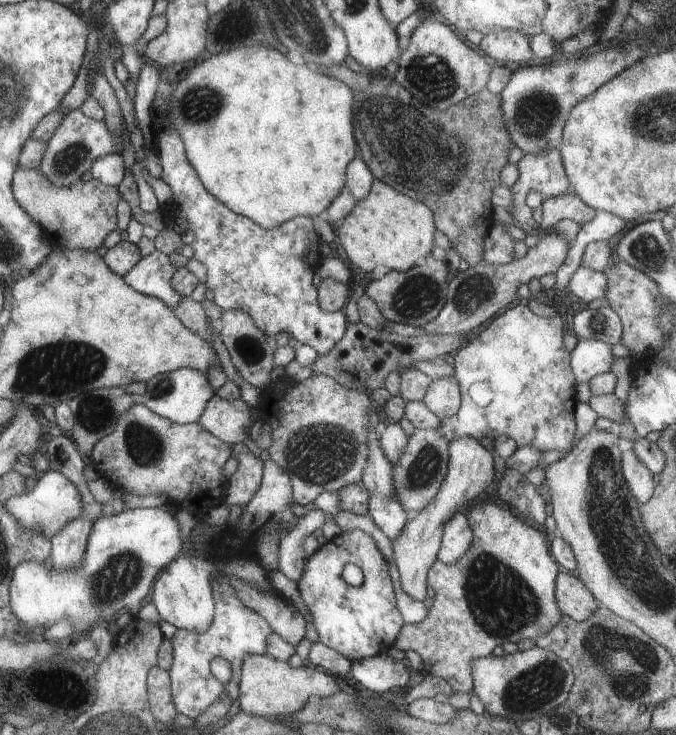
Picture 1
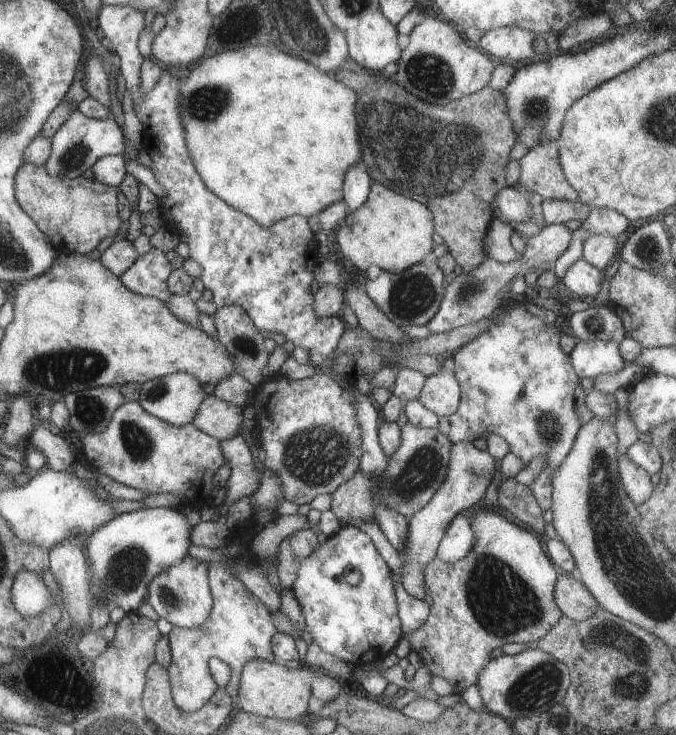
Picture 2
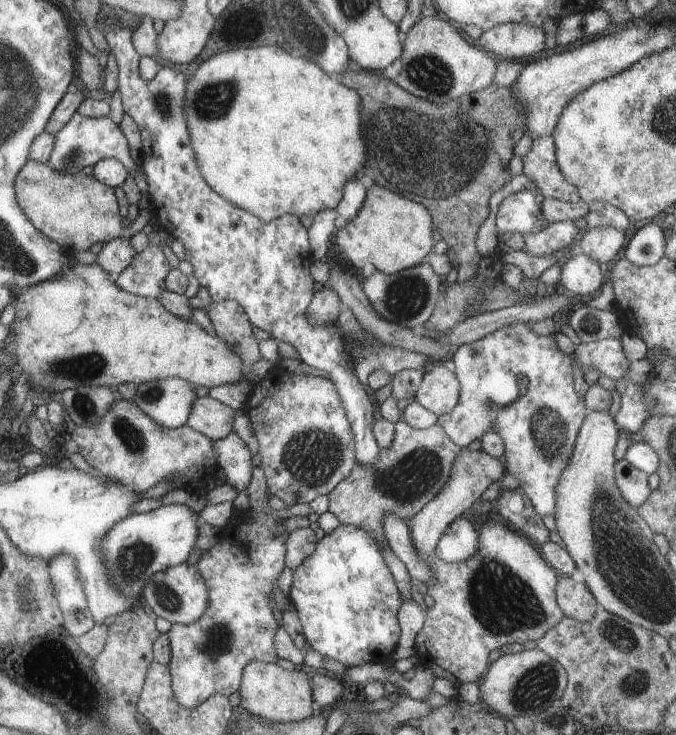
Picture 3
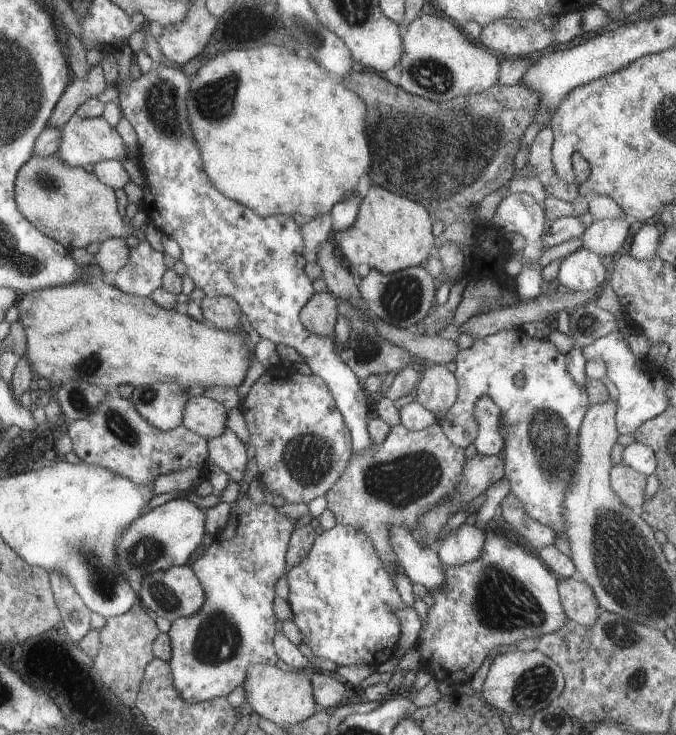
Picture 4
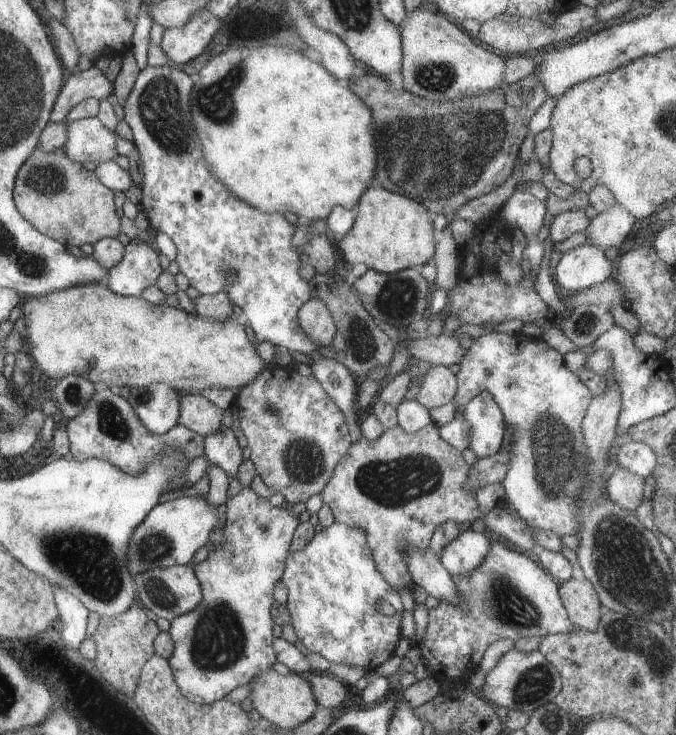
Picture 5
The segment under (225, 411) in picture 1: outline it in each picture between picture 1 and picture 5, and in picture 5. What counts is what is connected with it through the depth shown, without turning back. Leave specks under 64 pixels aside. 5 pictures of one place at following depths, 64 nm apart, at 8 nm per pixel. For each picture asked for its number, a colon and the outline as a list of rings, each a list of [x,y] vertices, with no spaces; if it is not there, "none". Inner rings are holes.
2: [[[211,394],[203,398],[203,406],[199,406],[199,414],[195,414],[195,422],[191,424],[199,428],[203,434],[223,442],[241,432],[241,422],[243,422],[243,408],[217,400]]]
3: [[[209,396],[195,398],[195,406],[191,406],[191,418],[187,418],[187,426],[215,442],[227,438],[231,434],[233,424],[233,410],[223,406]]]
4: [[[205,396],[187,398],[183,428],[187,428],[189,432],[195,432],[197,436],[203,438],[217,438],[223,434],[223,430],[227,430],[225,420],[227,420],[227,410],[221,404]]]
5: [[[183,396],[181,404],[179,404],[179,426],[187,428],[189,432],[195,432],[197,436],[211,436],[217,434],[221,428],[221,420],[223,420],[223,412],[207,402],[203,396]]]

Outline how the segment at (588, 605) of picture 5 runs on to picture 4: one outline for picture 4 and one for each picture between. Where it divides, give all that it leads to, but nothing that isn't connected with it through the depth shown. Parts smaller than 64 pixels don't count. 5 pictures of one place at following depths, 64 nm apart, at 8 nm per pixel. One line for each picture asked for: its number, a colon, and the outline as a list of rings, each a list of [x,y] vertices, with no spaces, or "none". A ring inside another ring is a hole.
4: [[[571,578],[559,580],[557,594],[567,620],[585,628],[597,622],[597,616],[601,610],[591,588],[585,582],[575,582]]]

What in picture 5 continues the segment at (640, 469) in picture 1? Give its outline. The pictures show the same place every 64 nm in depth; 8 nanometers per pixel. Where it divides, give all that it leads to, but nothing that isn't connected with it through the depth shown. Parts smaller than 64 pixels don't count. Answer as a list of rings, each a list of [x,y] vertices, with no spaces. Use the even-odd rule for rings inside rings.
[[[619,468],[619,470],[611,472],[611,476],[607,478],[605,492],[613,504],[617,504],[623,510],[633,512],[643,502],[643,484],[645,484],[645,480]]]

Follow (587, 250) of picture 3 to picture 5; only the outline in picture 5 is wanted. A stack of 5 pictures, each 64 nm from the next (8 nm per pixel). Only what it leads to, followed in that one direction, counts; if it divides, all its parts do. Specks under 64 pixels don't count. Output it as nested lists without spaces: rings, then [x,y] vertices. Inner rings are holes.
[[[615,204],[613,208],[609,208],[603,214],[597,214],[589,222],[585,236],[587,236],[587,242],[591,242],[593,246],[599,246],[603,252],[607,248],[619,250],[619,246],[631,232],[633,224],[635,224],[635,218],[627,210],[623,210],[619,204]]]

